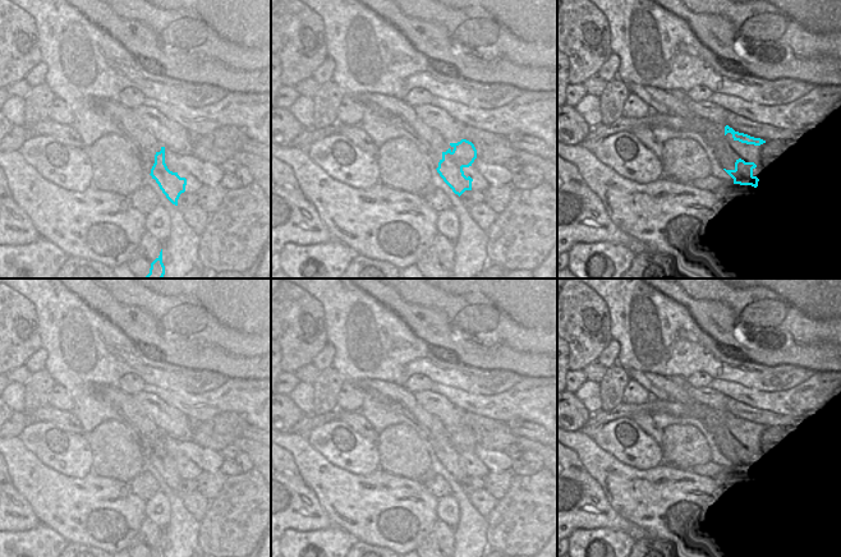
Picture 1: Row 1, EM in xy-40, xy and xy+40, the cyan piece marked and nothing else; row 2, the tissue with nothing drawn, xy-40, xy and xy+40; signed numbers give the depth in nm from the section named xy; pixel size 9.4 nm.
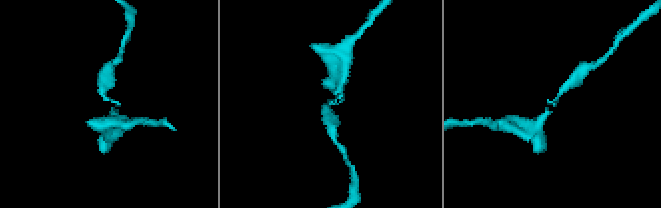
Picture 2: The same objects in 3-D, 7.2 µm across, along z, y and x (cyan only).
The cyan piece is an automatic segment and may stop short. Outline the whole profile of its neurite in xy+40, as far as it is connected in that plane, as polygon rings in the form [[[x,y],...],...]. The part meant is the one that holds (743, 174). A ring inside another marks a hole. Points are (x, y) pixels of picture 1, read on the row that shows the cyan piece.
[[[739,158],[735,162],[734,170],[723,169],[732,179],[734,184],[758,187],[759,179],[753,175],[753,170],[757,167],[754,162],[745,162]]]

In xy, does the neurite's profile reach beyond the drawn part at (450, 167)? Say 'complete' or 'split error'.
complete

